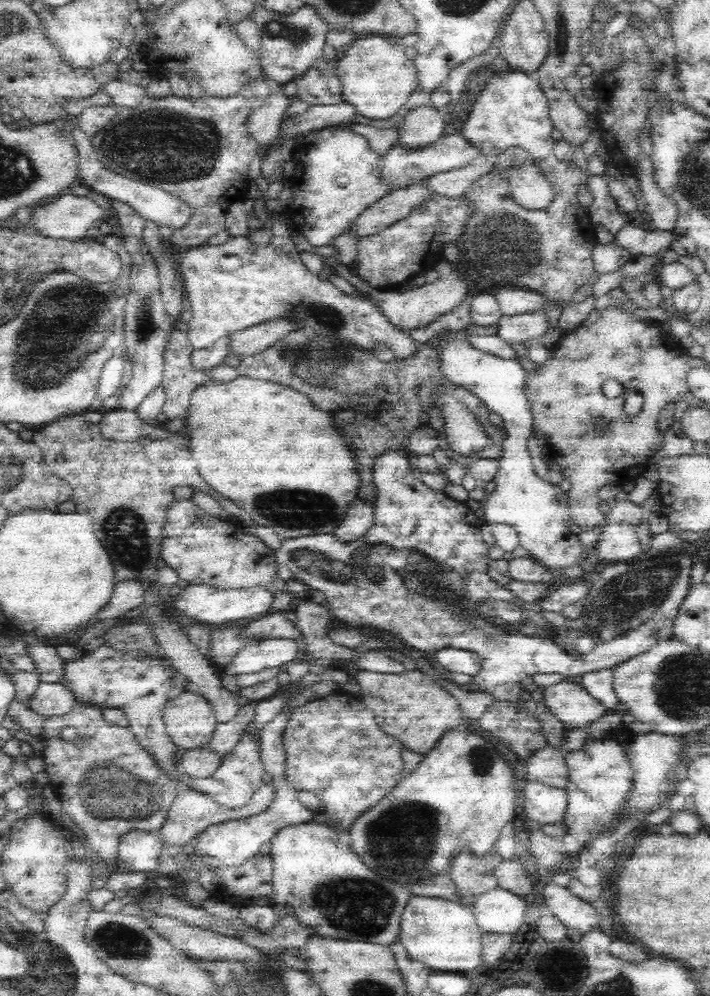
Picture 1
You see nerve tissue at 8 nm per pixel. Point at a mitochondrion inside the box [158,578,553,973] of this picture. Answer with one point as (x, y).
(355, 906)

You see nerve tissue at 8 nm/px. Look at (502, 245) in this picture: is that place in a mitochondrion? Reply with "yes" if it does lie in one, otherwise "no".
yes

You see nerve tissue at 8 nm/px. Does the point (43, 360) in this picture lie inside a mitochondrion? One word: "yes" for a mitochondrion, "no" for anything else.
yes

